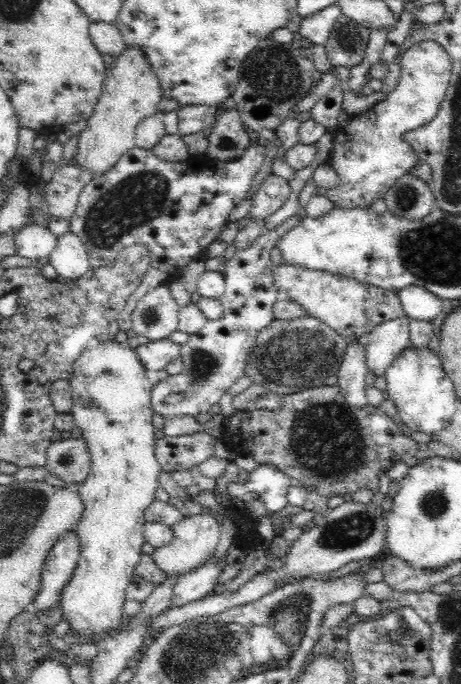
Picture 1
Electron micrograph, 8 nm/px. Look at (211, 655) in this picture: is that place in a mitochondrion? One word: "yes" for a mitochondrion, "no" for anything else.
yes

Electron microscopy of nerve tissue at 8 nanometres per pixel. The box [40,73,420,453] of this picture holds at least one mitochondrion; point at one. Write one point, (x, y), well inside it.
(124, 206)

